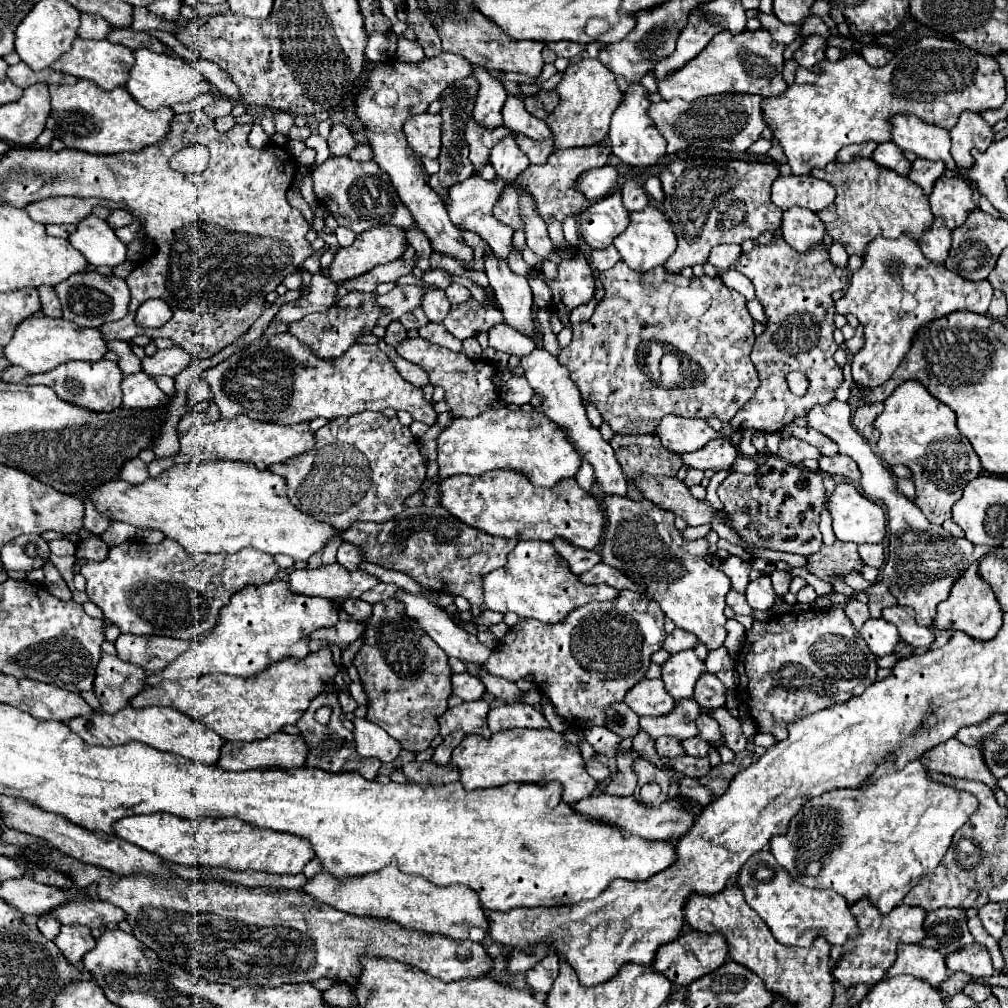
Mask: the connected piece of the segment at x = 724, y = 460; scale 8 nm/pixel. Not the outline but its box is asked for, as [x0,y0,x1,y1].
[681,438,739,472]

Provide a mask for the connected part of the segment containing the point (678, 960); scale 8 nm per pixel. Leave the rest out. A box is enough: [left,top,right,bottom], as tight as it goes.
[653,932,727,986]

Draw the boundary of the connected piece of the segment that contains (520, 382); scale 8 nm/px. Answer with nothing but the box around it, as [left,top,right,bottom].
[501,376,533,404]

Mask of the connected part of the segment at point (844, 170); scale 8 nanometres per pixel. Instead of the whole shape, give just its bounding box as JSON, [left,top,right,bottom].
[811,158,933,256]

